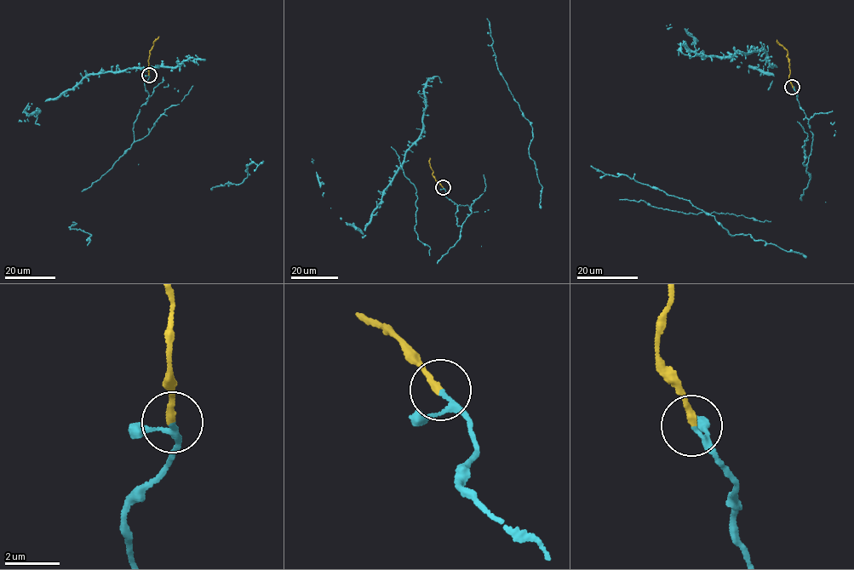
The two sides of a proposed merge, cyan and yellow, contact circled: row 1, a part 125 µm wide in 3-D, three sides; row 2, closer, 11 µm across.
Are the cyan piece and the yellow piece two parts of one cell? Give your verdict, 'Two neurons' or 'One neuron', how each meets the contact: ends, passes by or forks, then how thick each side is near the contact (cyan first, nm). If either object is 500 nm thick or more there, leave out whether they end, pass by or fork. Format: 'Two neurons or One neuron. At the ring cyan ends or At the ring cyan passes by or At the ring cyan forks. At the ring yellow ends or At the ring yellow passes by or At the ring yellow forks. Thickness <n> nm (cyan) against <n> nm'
One neuron. At the ring cyan passes by. At the ring yellow ends. Thickness 140 nm (cyan) against 240 nm

